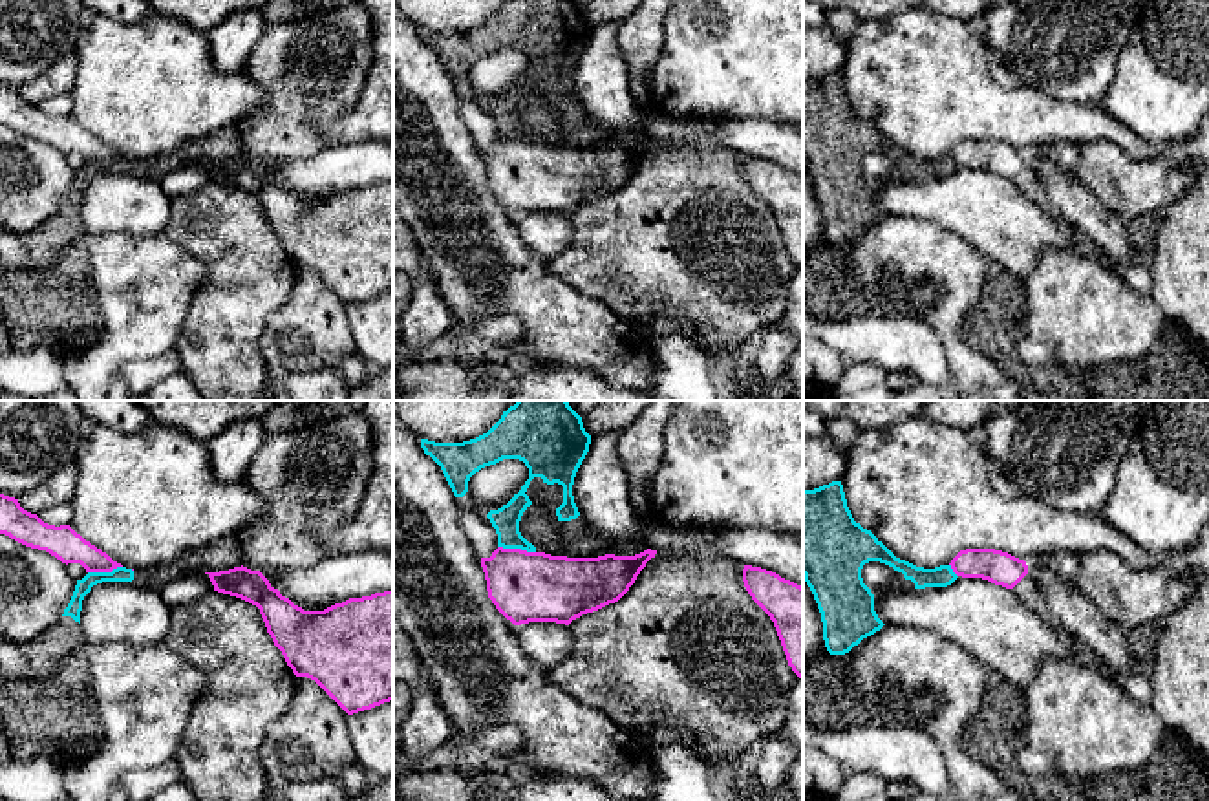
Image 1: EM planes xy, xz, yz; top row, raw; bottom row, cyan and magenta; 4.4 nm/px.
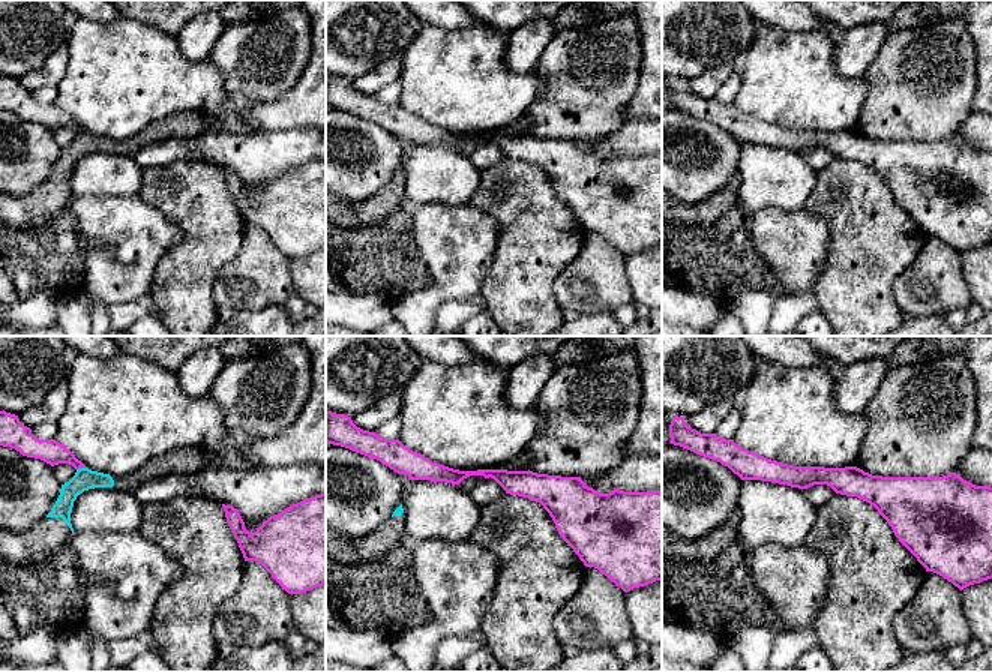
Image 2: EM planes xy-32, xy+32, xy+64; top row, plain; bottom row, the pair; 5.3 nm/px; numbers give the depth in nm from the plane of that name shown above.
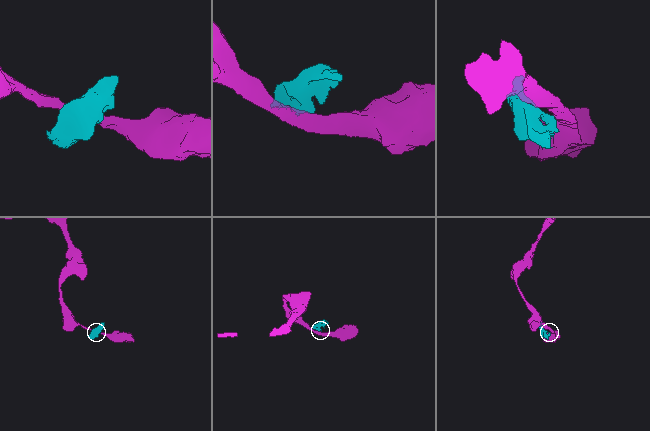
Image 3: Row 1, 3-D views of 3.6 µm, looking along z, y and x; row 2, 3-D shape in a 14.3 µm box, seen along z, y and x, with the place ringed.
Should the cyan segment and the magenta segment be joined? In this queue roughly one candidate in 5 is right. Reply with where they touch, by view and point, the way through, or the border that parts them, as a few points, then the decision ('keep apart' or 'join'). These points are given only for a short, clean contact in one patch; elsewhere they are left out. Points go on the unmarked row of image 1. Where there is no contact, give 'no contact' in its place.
contact xz (516, 138); border xz (498, 136), (534, 143); keep apart

